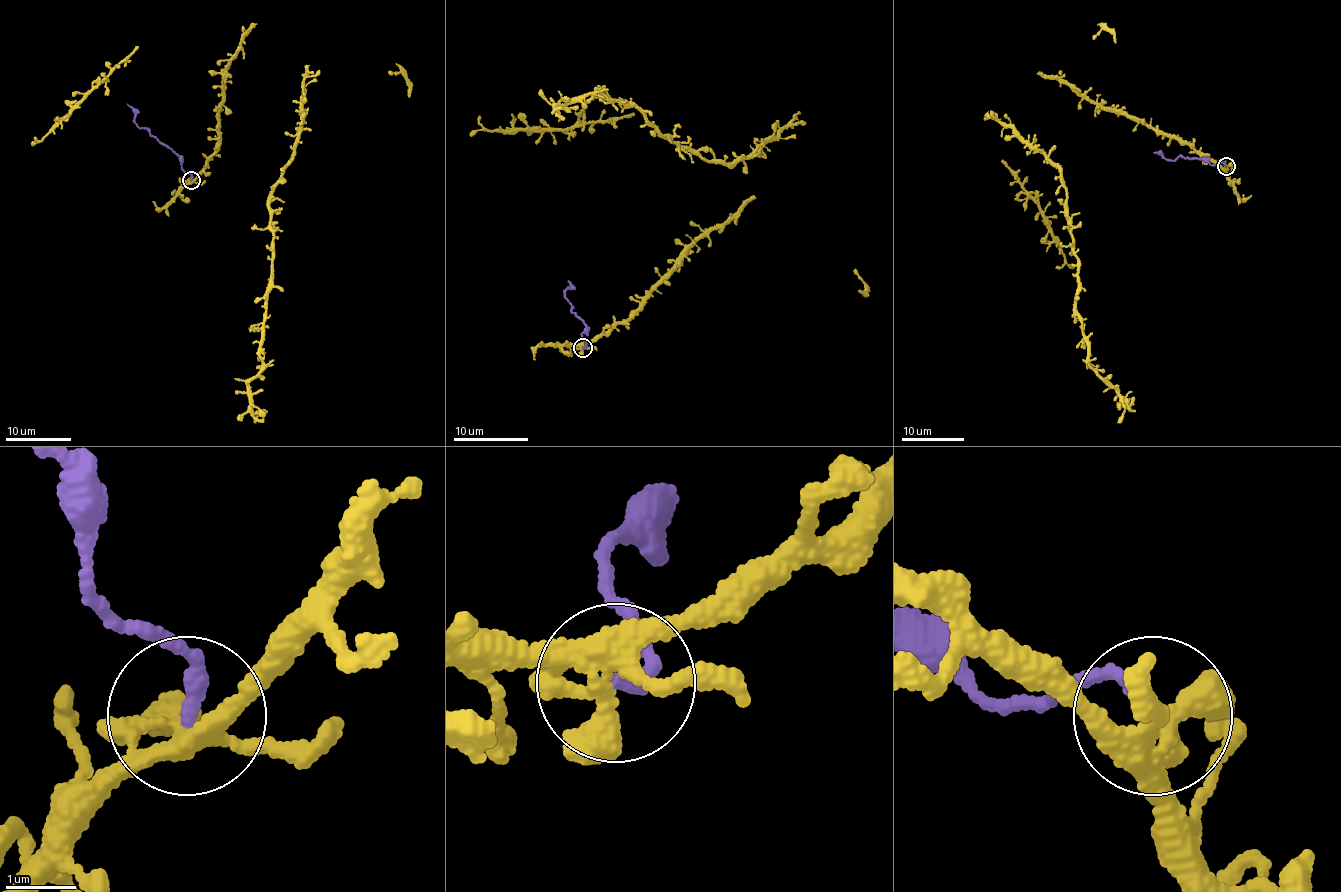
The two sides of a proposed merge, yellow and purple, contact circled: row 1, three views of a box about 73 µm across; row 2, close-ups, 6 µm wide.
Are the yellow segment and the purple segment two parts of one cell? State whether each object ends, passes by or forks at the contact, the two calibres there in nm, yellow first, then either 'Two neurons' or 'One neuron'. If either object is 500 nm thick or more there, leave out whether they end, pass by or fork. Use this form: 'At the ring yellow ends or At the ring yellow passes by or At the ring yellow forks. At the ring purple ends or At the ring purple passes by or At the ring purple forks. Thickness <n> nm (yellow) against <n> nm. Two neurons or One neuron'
At the ring yellow forks. At the ring purple ends. Thickness 300 nm (yellow) against 240 nm. Two neurons

